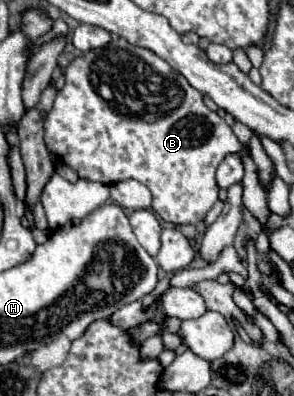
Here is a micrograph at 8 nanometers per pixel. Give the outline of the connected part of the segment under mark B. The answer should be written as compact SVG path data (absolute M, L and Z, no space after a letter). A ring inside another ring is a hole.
M123 38L91 50L67 66L65 86L45 118L45 144L65 166L73 168L79 178L101 184L117 184L133 178L145 184L153 194L155 214L177 226L195 226L205 218L217 202L215 170L227 154L237 152L245 168L243 206L263 228L271 216L267 194L259 184L257 166L253 158L243 152L243 144L231 126L205 106L203 94L195 90L185 76L177 74L151 50L133 46ZM137 60L143 60L141 80L135 80ZM99 84L111 86L115 104L99 96ZM135 84L143 84L139 90L143 92L141 98ZM91 94L95 94L95 102L91 102Z

